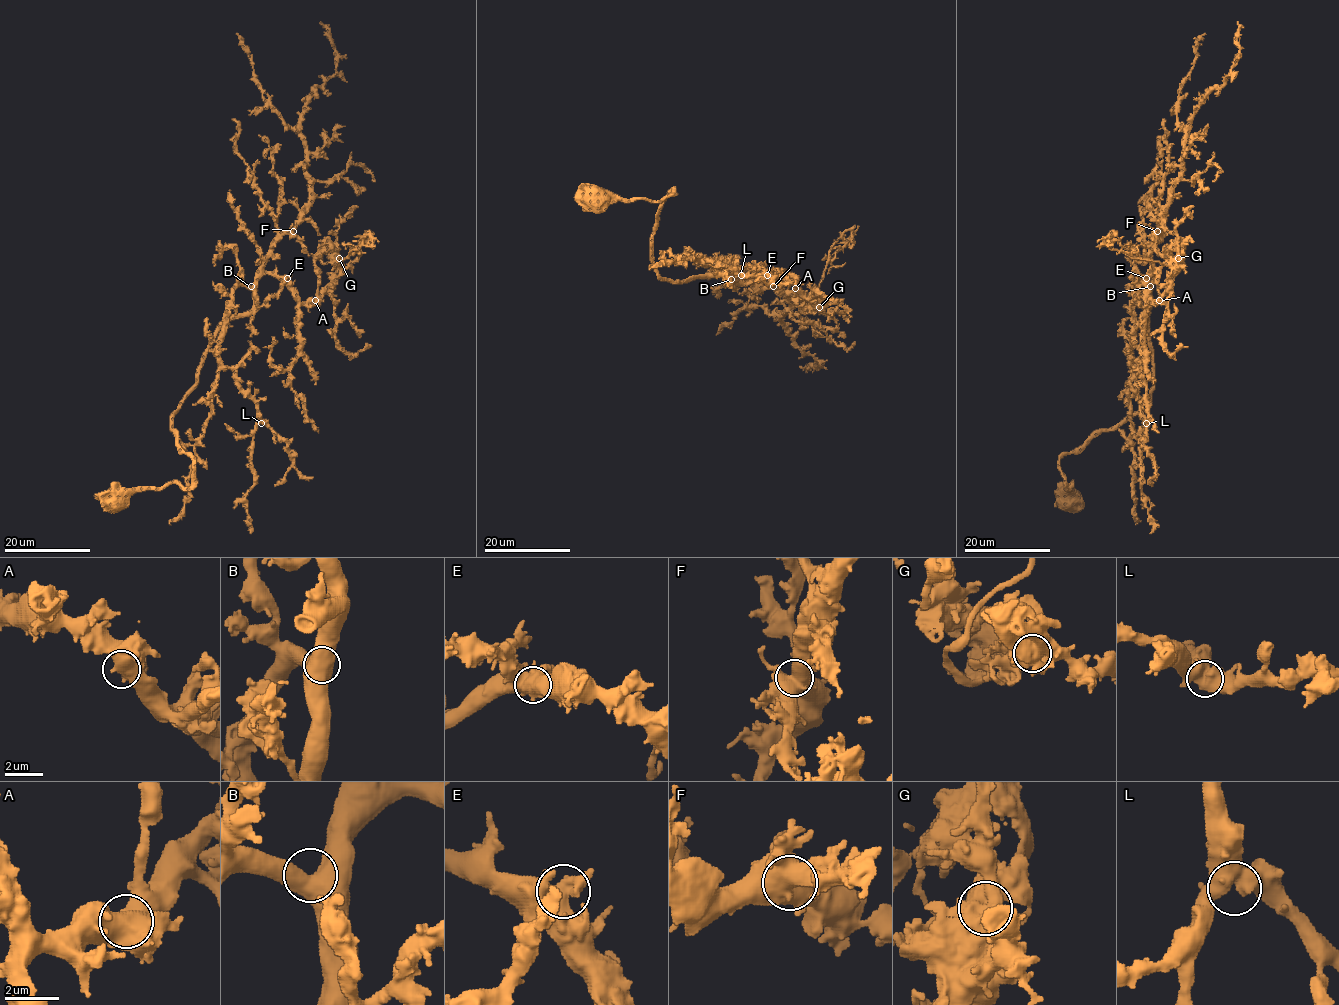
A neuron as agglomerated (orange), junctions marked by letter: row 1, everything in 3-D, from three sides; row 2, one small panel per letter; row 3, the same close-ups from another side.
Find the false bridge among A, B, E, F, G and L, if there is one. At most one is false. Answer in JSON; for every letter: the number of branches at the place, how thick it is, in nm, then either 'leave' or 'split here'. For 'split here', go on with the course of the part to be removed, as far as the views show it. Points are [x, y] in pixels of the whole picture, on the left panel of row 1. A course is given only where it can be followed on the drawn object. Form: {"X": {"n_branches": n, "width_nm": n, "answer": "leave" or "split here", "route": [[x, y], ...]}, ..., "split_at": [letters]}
{"A": {"n_branches": 2, "width_nm": 650, "answer": "leave"}, "B": {"n_branches": 2, "width_nm": 700, "answer": "leave"}, "E": {"n_branches": 2, "width_nm": 700, "answer": "leave"}, "F": {"n_branches": 2, "width_nm": 800, "answer": "leave"}, "G": {"n_branches": 2, "width_nm": 750, "answer": "split here", "route": [[339, 257], [335, 263], [346, 259], [362, 240], [371, 244], [375, 239], [379, 241]]}, "L": {"n_branches": 2, "width_nm": 600, "answer": "leave"}, "split_at": ["G"]}

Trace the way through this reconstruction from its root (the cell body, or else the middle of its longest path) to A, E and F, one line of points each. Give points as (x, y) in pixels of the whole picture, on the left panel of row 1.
A: (116, 496), (191, 485), (173, 416), (228, 321), (284, 284), (315, 300)
E: (116, 496), (191, 485), (193, 459), (177, 443), (174, 412), (211, 338), (287, 278)
F: (116, 496), (191, 485), (193, 459), (177, 443), (174, 412), (212, 335), (252, 308), (269, 248), (293, 231)

